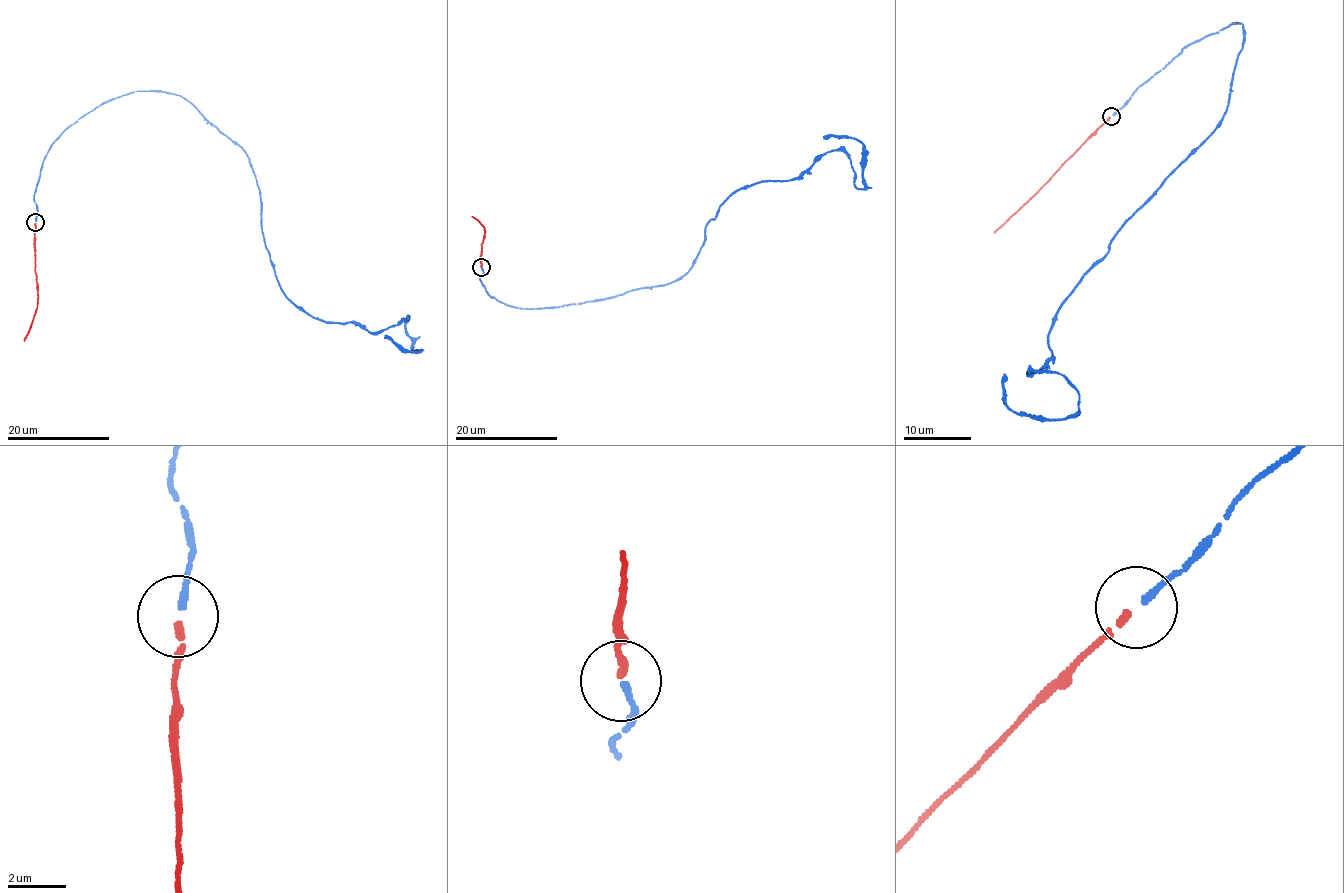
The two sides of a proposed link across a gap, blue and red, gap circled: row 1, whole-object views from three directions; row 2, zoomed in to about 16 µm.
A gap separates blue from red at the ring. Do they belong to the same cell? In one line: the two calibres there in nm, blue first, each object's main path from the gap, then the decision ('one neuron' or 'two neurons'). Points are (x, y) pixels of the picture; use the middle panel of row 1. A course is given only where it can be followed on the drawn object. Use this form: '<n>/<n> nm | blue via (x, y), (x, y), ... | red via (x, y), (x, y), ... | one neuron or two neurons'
240/240 nm | blue via (481, 268), (487, 293), (523, 309), (661, 286), (741, 188), (840, 150), (863, 188), (863, 146), (823, 137) | red via (482, 266), (481, 246), (486, 232), (472, 216) | one neuron

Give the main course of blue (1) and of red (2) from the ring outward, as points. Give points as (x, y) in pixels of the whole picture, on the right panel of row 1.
1: (1113, 115), (1241, 23), (1220, 120), (1026, 373), (1060, 374), (1078, 411), (1020, 414), (1004, 374)
2: (1110, 116), (1036, 195), (993, 232)

